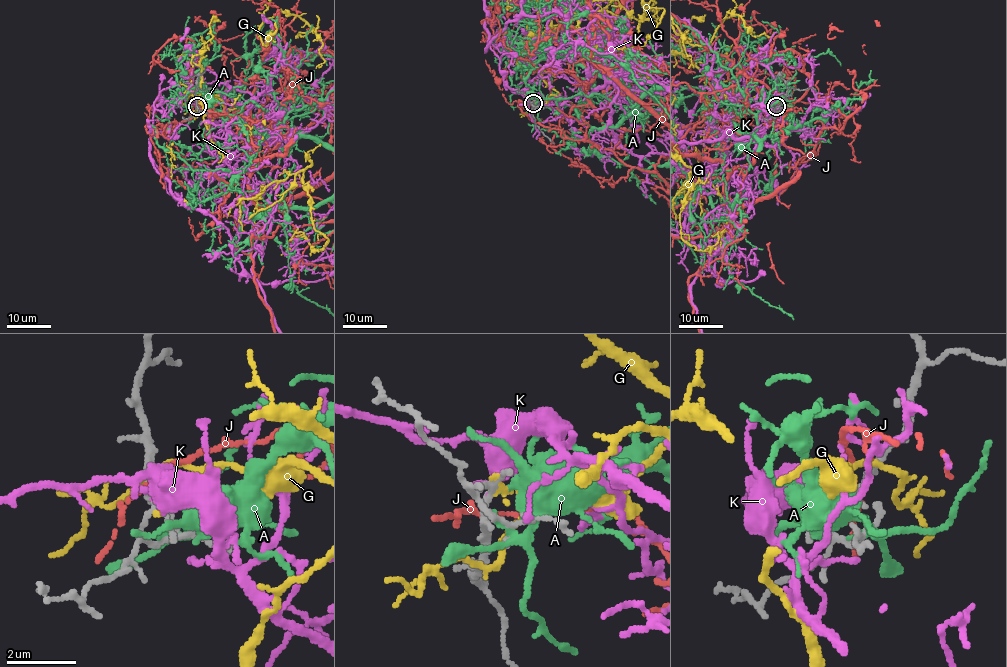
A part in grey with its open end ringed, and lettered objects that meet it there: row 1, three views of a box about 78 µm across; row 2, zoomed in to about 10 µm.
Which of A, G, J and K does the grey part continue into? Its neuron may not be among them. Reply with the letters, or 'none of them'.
K

